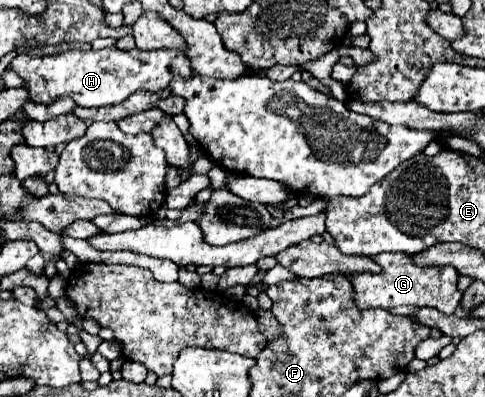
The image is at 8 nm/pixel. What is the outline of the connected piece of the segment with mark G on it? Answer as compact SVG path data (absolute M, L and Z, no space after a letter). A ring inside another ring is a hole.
M380 253L374 259L382 267L380 275L358 273L350 277L356 293L356 305L360 305L360 309L394 309L400 305L420 305L436 307L442 313L452 315L460 305L462 291L458 289L458 271L454 267L416 267L404 253Z

